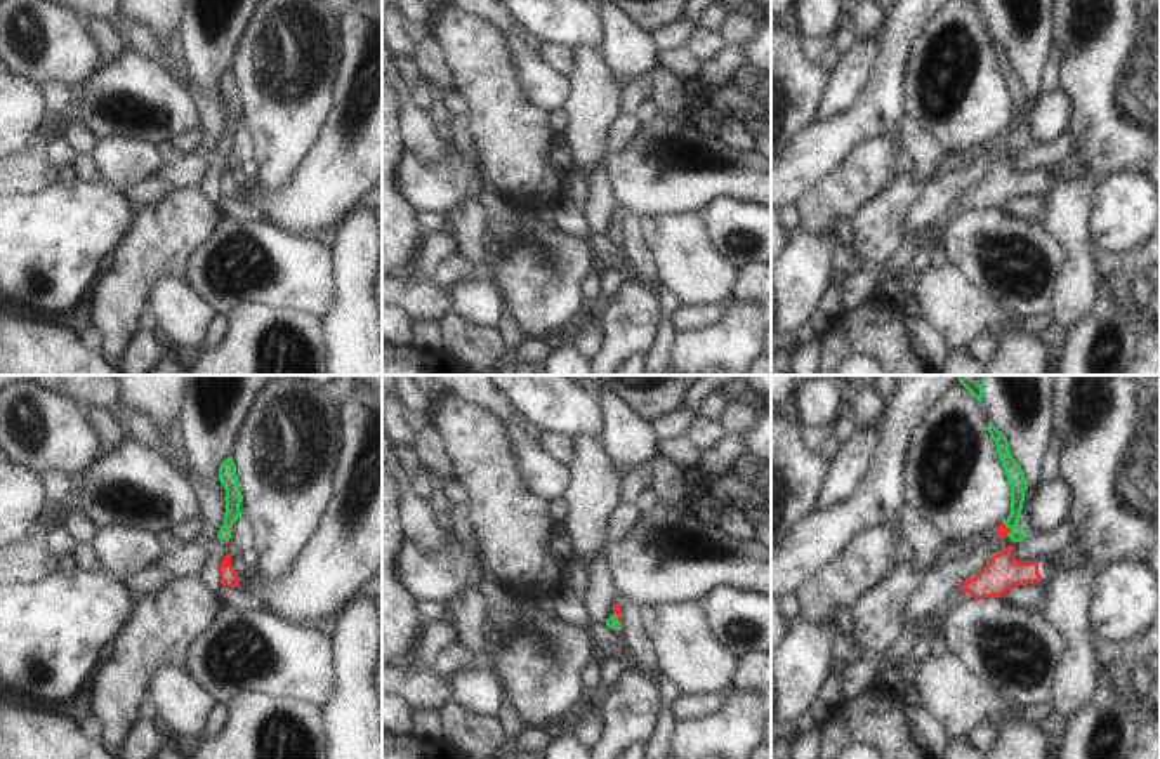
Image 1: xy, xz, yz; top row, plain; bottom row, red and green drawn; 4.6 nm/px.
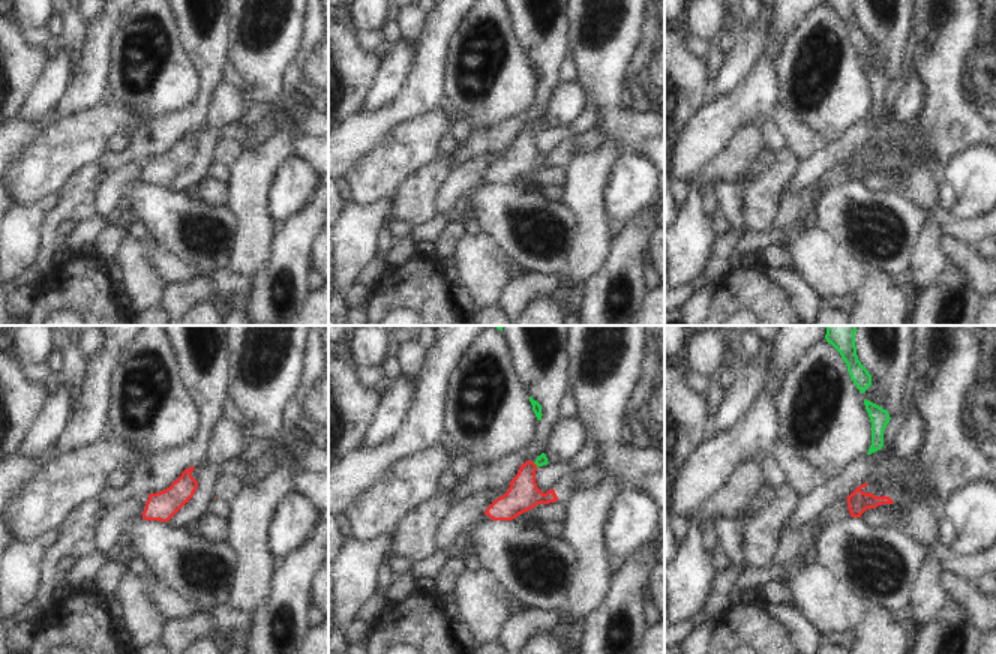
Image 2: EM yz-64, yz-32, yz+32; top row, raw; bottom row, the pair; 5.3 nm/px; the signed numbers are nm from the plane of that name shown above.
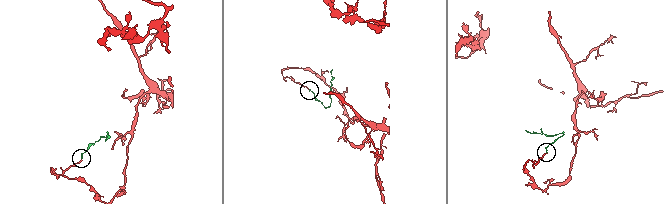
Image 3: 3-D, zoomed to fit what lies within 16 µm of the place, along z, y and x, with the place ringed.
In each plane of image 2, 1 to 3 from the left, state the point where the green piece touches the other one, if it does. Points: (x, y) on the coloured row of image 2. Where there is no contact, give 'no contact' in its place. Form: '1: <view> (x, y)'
1: no contact
2: yz-32 (536, 465)
3: no contact

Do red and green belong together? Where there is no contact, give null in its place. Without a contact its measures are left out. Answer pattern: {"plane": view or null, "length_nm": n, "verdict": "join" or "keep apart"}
{"plane": "yz", "length_nm": 60, "verdict": "join"}

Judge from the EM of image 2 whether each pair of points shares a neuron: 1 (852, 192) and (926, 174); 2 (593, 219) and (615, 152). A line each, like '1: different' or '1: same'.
1: different
2: same

